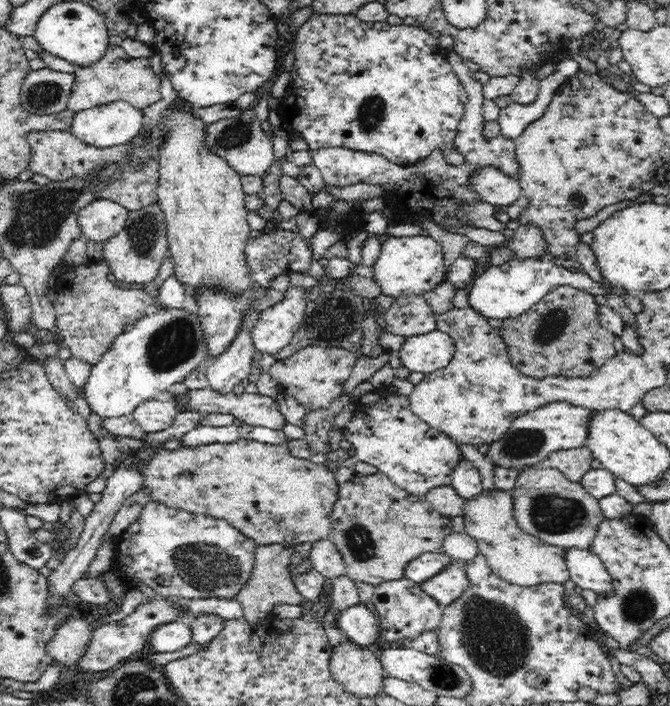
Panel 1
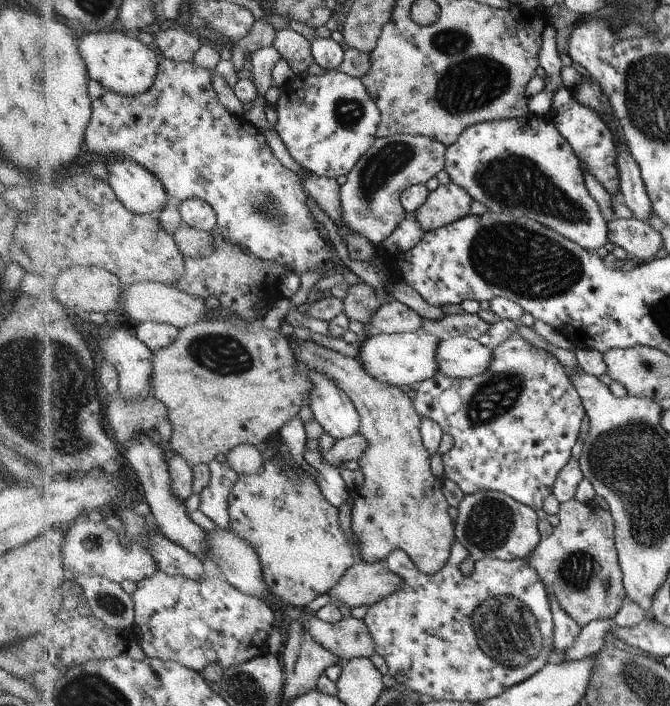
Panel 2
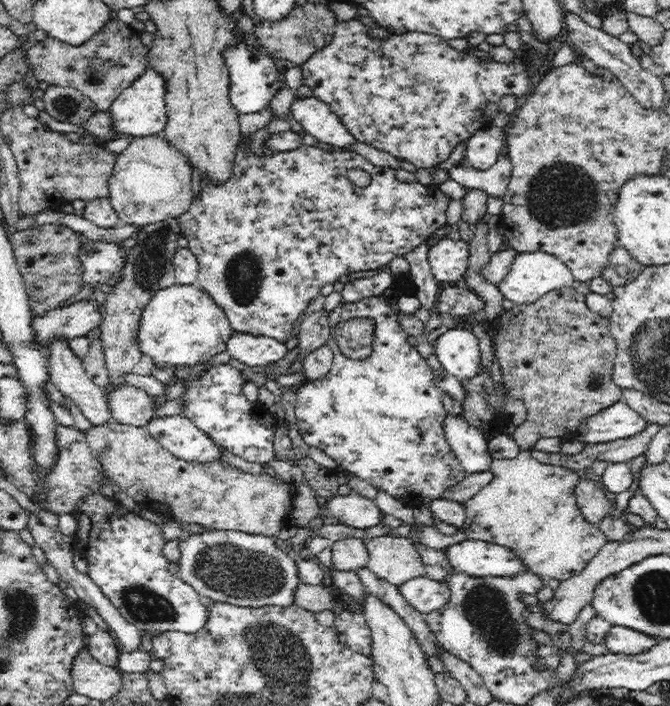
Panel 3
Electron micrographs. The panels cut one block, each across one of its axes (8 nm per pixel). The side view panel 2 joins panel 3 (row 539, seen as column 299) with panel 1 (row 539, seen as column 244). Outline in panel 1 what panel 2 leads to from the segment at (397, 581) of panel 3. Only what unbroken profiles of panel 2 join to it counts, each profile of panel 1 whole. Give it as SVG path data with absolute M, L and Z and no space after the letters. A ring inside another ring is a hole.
M381 471L370 476L355 473L348 482L340 486L339 494L333 510L333 525L327 539L339 551L344 572L352 580L381 585L402 577L402 566L422 554L445 555L444 538L453 533L451 517L438 512L424 495L408 493Z

